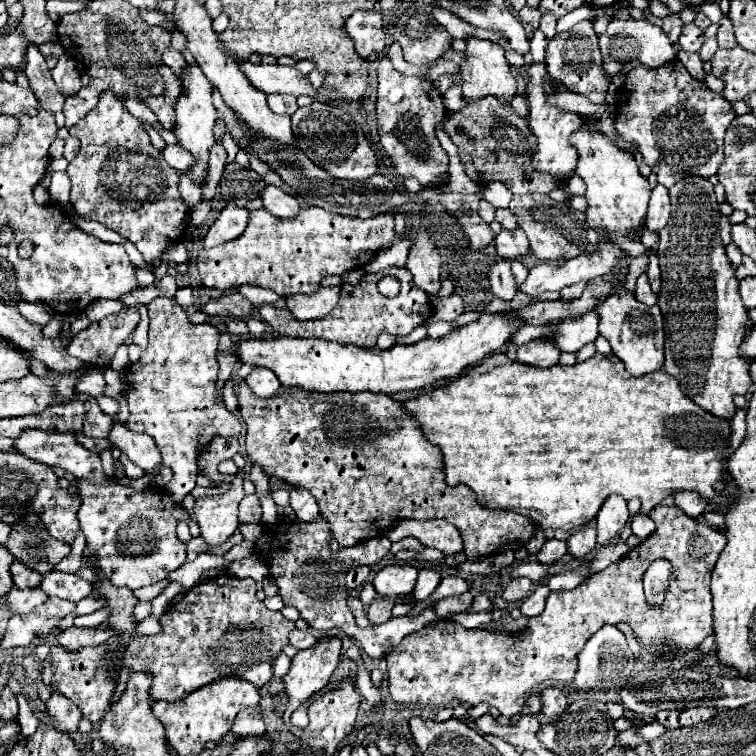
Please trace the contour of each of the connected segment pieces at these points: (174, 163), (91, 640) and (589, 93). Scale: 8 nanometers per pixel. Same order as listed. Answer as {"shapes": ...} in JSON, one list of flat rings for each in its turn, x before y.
{"shapes":[[[167,145,161,153,163,153,163,159,177,171,187,171,195,163,195,159,189,157,189,153,179,145]],[[69,627,65,631,59,633,59,645,63,647,69,647,69,651,75,651,77,647,97,647,103,643,103,639,111,637,113,631,103,631,101,627,99,629,93,629,93,627]],[[581,21,575,27,571,27,565,33,557,33,549,45,547,45,547,71,553,79,563,83,569,91,579,93,587,97,591,103,605,105,607,103,607,87,609,87,609,77,605,75,603,69,603,53,597,43,597,35,593,31,593,25,589,21]]]}

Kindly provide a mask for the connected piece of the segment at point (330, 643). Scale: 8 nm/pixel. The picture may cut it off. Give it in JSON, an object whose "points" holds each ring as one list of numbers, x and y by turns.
{"points":[[323,637,291,659,291,667,283,677,285,693,289,697,287,715,329,683,329,677,339,665,339,653,341,641,337,637]]}

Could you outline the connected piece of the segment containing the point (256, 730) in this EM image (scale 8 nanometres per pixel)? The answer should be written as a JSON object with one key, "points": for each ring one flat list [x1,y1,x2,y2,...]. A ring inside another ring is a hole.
{"points":[[249,707,237,713,233,727,231,727,233,735,237,737,245,737,245,735,263,735,265,733,265,725,263,719,259,715,257,707]]}

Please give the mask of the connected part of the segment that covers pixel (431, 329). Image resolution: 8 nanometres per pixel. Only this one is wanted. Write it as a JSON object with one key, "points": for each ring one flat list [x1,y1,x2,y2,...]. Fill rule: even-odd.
{"points":[[435,321,427,327,427,335,433,337,433,339,439,339,441,335,447,335,451,329,455,329,457,325,455,323,445,323,445,321]]}

